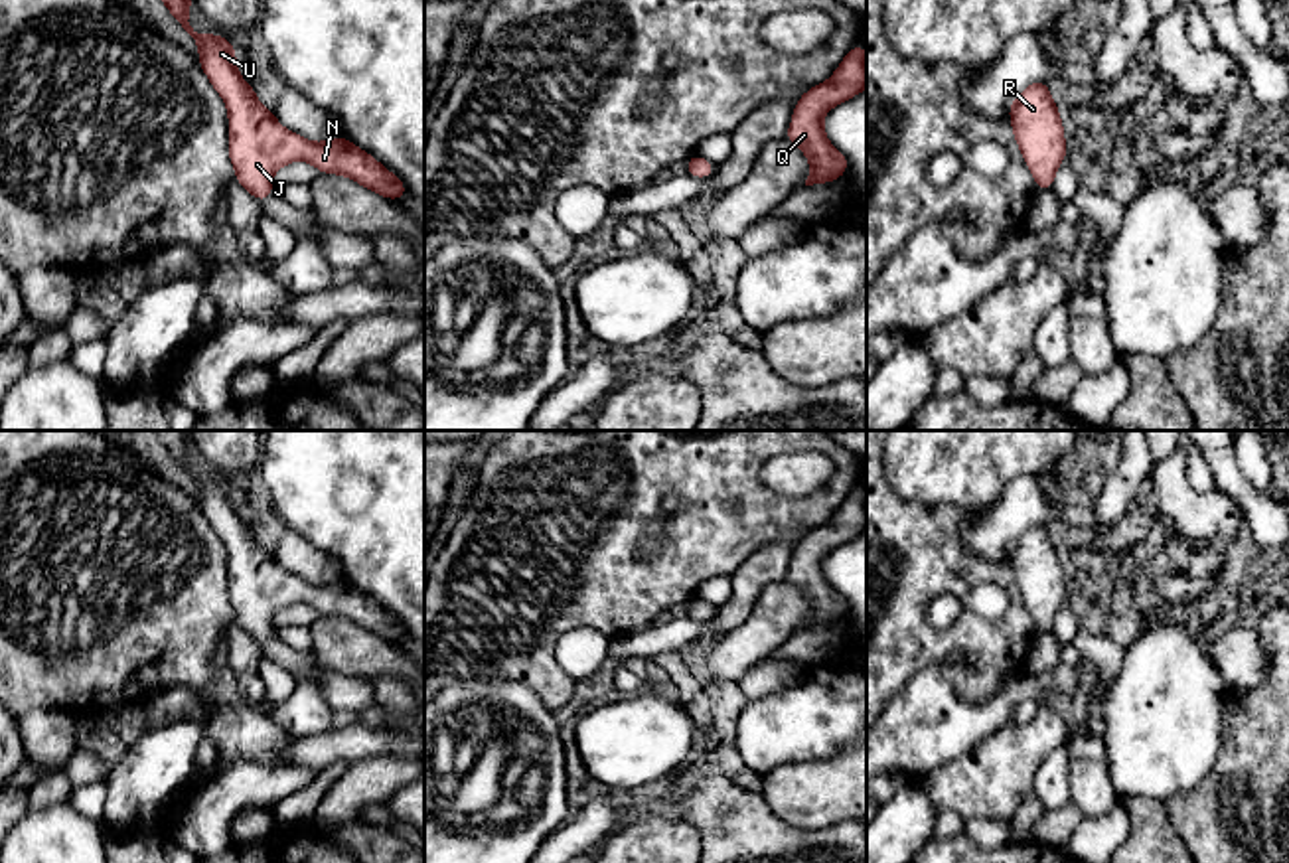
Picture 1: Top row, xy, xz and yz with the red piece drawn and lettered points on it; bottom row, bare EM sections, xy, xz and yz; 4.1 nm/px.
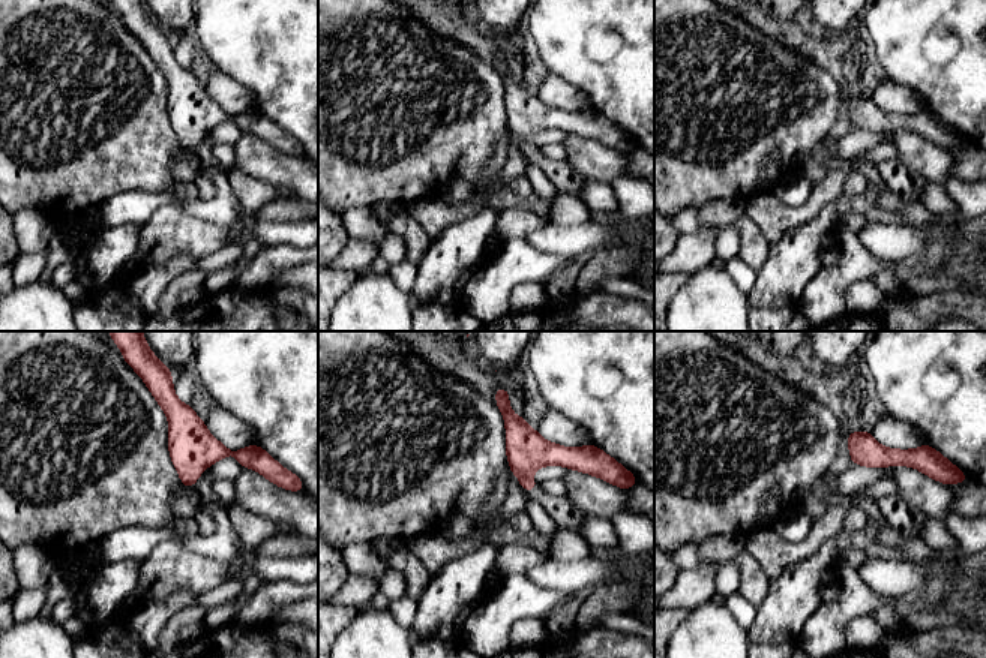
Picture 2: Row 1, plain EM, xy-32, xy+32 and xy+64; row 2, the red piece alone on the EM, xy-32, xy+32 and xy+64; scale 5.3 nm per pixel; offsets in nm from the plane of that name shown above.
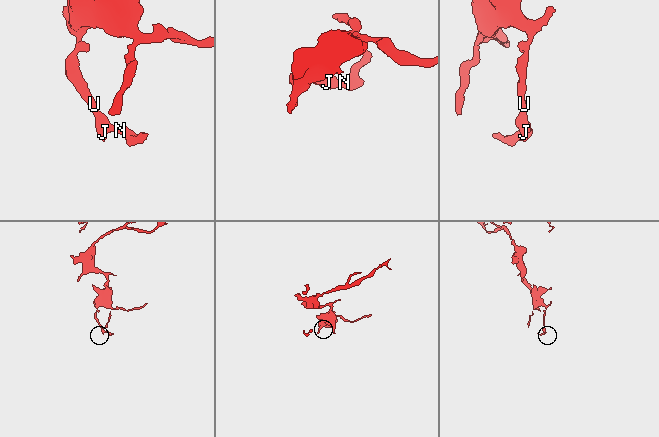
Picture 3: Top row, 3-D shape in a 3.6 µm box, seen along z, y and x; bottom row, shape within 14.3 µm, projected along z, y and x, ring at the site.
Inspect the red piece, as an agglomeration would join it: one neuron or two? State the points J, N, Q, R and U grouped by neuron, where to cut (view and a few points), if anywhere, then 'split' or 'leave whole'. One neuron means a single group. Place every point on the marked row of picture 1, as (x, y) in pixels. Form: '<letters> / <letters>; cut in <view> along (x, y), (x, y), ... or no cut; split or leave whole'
J N Q R U; no cut; leave whole

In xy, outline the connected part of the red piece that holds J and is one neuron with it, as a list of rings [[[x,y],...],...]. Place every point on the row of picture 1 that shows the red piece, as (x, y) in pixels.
[[[191,0],[162,2],[199,47],[199,65],[229,111],[229,158],[237,182],[259,201],[266,203],[274,170],[294,160],[306,160],[322,174],[347,176],[395,201],[407,194],[405,184],[395,174],[347,138],[316,144],[282,128],[274,113],[259,103],[253,87],[237,73],[233,43],[217,34],[201,36],[190,26]]]

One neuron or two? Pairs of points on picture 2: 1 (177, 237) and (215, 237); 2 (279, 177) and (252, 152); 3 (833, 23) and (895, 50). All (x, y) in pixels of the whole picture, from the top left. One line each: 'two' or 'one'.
1: one
2: one
3: two

